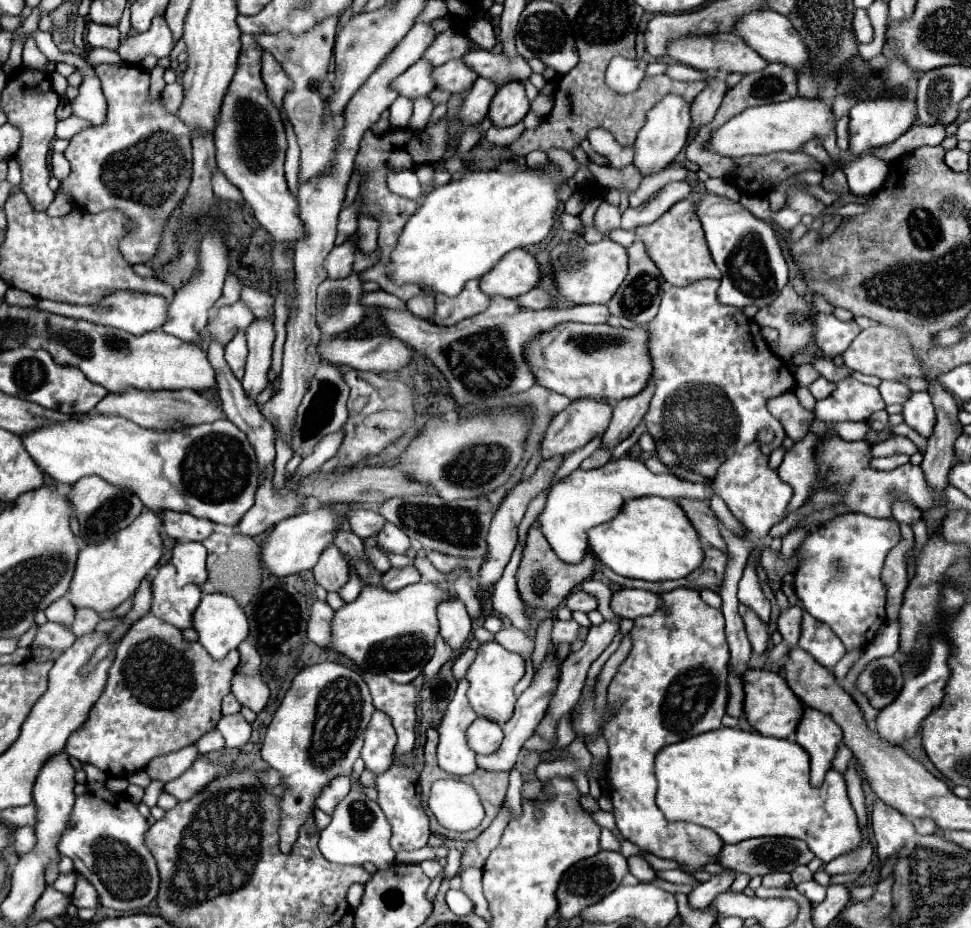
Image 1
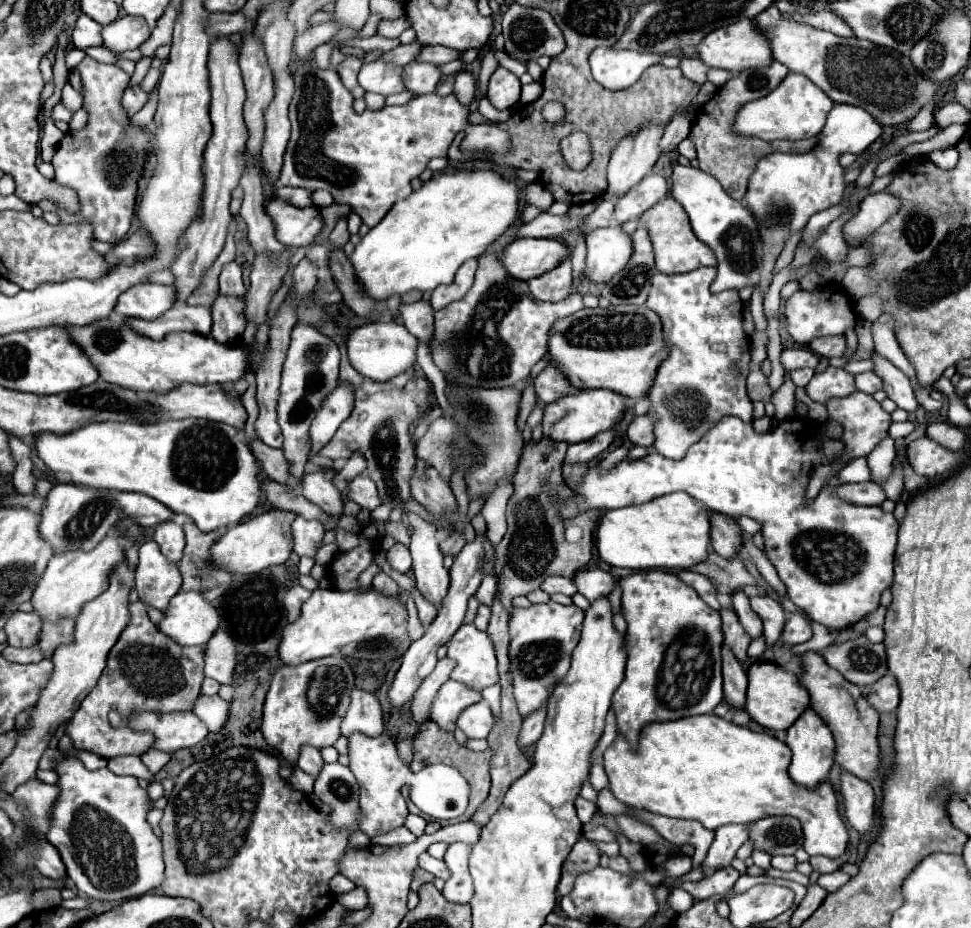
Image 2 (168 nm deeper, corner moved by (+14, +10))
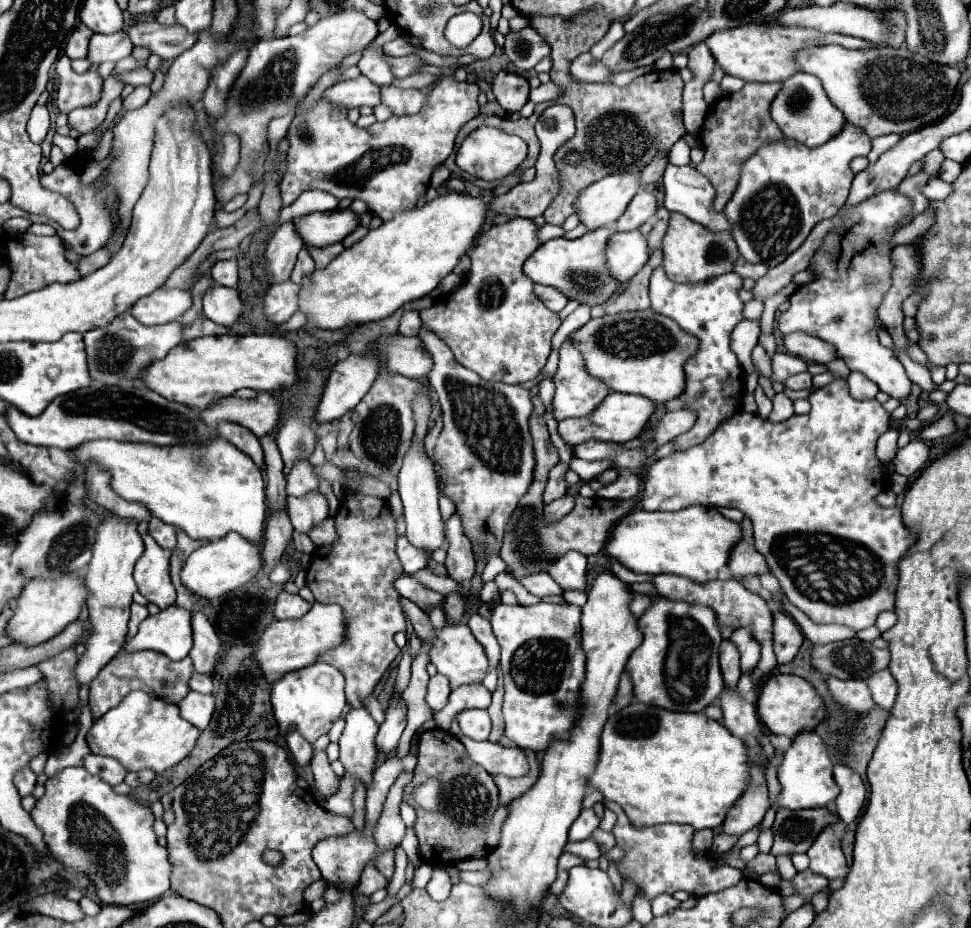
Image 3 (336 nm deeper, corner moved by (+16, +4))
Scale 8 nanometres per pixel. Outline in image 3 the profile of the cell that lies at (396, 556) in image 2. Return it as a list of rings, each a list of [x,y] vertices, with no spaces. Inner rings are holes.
[[[398,536],[398,556],[400,556],[400,562],[404,566],[404,572],[418,572],[422,568],[428,566],[428,552],[424,552],[422,548],[416,548],[408,542],[406,536]]]

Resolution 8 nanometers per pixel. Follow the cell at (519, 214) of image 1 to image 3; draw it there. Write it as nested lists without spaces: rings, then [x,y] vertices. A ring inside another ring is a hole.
[[[458,192],[438,196],[436,200],[426,202],[422,208],[398,212],[390,222],[384,222],[380,228],[370,230],[366,238],[346,248],[326,268],[316,268],[310,276],[306,276],[298,292],[298,312],[302,312],[308,322],[322,330],[340,330],[350,324],[360,326],[388,318],[398,308],[402,308],[402,304],[428,296],[442,282],[442,278],[454,270],[454,266],[460,262],[460,256],[464,256],[472,248],[484,220],[486,204],[480,198]]]

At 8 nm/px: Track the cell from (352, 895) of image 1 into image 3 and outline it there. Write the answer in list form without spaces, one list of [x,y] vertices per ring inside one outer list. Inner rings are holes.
[[[316,880],[316,882],[312,882],[312,884],[304,890],[304,902],[306,902],[306,904],[314,902],[316,898],[320,898],[320,896],[324,894],[324,890],[326,890],[326,882],[324,882],[324,880]]]

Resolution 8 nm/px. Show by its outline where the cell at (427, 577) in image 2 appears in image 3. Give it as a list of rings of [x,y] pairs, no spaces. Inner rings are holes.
[[[412,442],[408,454],[404,456],[404,464],[398,476],[400,496],[404,502],[404,516],[406,516],[406,536],[412,544],[434,552],[436,548],[444,546],[444,524],[440,520],[438,508],[438,480],[434,474],[434,464],[426,454],[424,442]]]

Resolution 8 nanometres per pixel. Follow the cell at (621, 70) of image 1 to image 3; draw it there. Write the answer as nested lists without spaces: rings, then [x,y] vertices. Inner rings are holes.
[[[586,52],[586,54],[576,56],[576,60],[572,60],[570,76],[572,76],[574,82],[602,82],[602,84],[608,84],[612,72],[608,72],[608,68],[604,68],[602,62],[594,60]]]

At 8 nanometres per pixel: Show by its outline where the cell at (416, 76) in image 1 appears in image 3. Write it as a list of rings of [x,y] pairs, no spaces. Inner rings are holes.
[[[358,76],[354,80],[336,82],[334,86],[326,88],[322,94],[336,108],[360,108],[360,106],[378,106],[380,104],[380,88],[372,84],[368,78]]]

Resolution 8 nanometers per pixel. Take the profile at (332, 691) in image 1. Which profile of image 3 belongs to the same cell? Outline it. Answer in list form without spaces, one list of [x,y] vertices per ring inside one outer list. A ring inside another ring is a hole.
[[[314,662],[296,672],[286,672],[272,684],[272,708],[282,736],[284,732],[288,732],[290,726],[296,726],[308,742],[316,742],[318,736],[326,734],[330,726],[342,716],[344,706],[344,676],[338,668],[324,662]]]

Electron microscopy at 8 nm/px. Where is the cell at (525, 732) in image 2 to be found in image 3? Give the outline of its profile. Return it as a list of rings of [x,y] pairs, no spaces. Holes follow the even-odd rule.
[[[468,736],[460,738],[470,758],[486,768],[490,774],[502,774],[508,778],[520,778],[528,774],[528,760],[520,748],[504,748],[492,742],[476,742]]]

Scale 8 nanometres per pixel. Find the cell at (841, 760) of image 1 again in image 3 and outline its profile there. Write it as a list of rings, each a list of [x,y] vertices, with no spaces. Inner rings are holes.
[[[810,870],[798,872],[798,874],[796,874],[796,876],[794,876],[790,882],[794,884],[796,894],[804,896],[808,904],[810,904],[810,900],[812,900],[812,896],[814,896],[814,894],[822,892],[822,890],[828,886],[828,880],[826,880],[824,876],[818,876],[818,874],[810,872]]]

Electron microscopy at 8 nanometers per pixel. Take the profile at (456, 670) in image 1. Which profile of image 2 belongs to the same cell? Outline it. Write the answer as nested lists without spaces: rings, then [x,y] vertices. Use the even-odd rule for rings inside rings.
[[[448,656],[442,658],[442,660],[438,660],[436,668],[432,670],[432,674],[416,690],[414,700],[412,700],[412,712],[414,712],[416,724],[422,724],[424,720],[428,720],[432,698],[440,690],[440,686],[448,680],[448,676],[454,670],[454,666],[456,666],[456,662],[452,658],[448,658]]]

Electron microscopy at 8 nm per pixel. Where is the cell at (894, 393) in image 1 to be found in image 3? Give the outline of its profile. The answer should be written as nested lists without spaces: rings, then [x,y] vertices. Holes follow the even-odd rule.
[[[850,372],[850,376],[846,380],[848,380],[848,386],[850,386],[850,394],[856,400],[874,398],[880,392],[880,388],[872,380],[868,380],[862,372]]]

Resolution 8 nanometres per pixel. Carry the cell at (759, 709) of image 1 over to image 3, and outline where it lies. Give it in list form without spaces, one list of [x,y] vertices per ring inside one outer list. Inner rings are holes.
[[[774,674],[760,688],[758,714],[772,734],[794,738],[802,730],[814,730],[828,716],[828,710],[808,680],[792,674]]]

